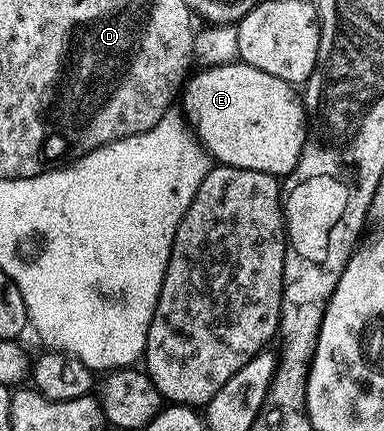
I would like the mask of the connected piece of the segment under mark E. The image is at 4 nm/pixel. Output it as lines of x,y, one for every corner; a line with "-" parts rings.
229,60
224,65
209,65
198,70
184,90
184,110
188,113
187,121
200,145
222,166
246,168
277,176
291,175
306,141
304,104
301,95
292,91
295,90
293,83
278,80
278,76
270,76
270,72
262,72
239,60

